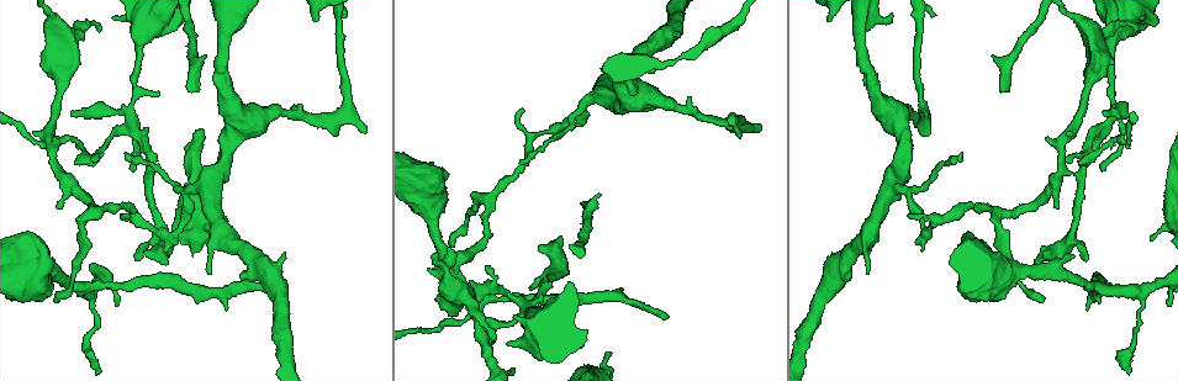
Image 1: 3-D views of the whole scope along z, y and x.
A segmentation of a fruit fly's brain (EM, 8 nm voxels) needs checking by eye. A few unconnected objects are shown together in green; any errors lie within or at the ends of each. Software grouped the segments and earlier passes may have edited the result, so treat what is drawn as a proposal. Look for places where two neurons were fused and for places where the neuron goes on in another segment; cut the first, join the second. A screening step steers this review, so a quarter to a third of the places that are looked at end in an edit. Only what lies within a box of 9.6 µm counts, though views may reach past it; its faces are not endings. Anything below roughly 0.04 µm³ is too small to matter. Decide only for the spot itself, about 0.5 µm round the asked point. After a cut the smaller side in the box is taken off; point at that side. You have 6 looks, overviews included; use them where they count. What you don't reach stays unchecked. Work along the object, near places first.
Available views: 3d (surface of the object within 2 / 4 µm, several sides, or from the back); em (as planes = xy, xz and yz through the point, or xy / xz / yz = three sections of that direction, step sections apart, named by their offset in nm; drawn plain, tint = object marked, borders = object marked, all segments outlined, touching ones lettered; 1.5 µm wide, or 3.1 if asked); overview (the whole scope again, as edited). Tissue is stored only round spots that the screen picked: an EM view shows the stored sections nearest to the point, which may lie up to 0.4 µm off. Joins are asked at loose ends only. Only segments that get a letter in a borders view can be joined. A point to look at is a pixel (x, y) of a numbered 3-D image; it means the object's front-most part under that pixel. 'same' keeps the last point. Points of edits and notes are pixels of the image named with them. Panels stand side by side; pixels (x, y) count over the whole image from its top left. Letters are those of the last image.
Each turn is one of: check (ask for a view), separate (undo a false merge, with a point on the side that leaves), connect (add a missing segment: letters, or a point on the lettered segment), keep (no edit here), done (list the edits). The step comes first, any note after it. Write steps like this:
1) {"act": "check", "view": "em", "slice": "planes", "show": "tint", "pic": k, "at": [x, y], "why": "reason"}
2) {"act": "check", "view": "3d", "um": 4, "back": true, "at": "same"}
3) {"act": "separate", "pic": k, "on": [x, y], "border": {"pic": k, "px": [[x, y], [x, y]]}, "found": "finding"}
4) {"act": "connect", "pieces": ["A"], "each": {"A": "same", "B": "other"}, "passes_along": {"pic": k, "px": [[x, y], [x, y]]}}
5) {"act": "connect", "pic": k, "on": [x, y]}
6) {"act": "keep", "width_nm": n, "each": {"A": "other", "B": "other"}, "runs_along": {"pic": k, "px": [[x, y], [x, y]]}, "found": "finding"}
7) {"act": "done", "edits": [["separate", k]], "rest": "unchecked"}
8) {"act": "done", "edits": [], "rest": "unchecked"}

{"act": "check", "view": "em", "slice": "planes", "show": "tint", "pic": 1, "at": [1151, 237], "why": "thin end"}

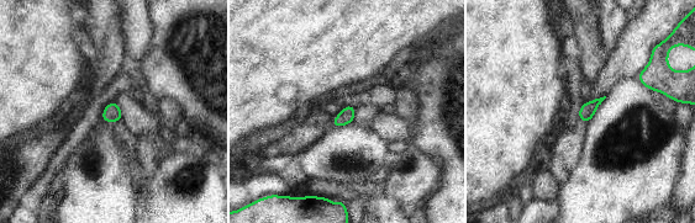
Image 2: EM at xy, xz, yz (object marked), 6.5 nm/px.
{"act": "check", "view": "em", "slice": "planes", "show": "borders", "at": "same", "why": "what lies round it"}

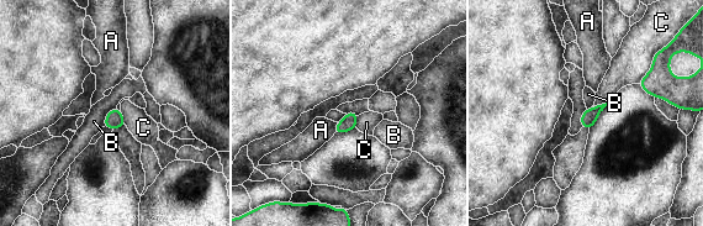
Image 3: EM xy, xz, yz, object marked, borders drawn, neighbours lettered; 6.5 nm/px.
{"act": "keep", "longest_contact_nm": ["C", 180], "each": {"A": "other", "B": "other", "C": "other"}, "border": {"pic": 3, "px": [[653, 61], [651, 68], [638, 83]]}, "found": "no lettered segment goes on from it"}

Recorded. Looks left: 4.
{"act": "check", "view": "em", "slice": "planes", "show": "plain", "pic": 1, "at": [667, 317], "why": "thin end"}

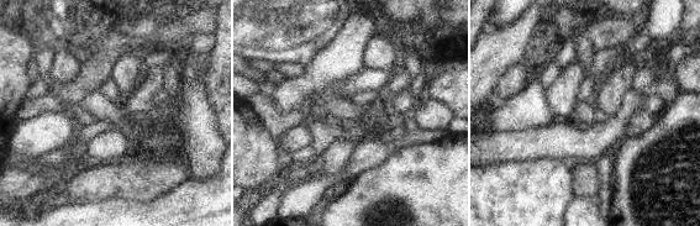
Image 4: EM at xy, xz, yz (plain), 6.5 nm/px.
{"act": "check", "view": "em", "slice": "planes", "show": "borders", "at": "same", "why": "see the neighbours"}

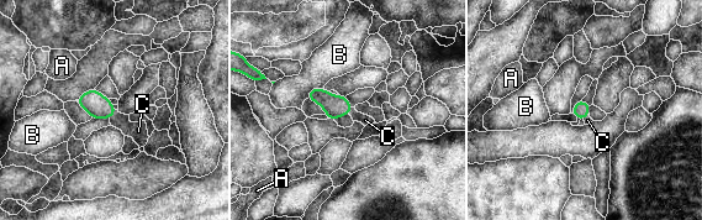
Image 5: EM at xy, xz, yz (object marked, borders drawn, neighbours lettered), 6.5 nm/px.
{"act": "connect", "pieces": ["C"], "each": {"A": "other", "B": "other", "C": "same"}, "found": "the neuron continues"}

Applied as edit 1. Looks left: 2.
{"act": "check", "view": "overview", "why": "see it whole again"}

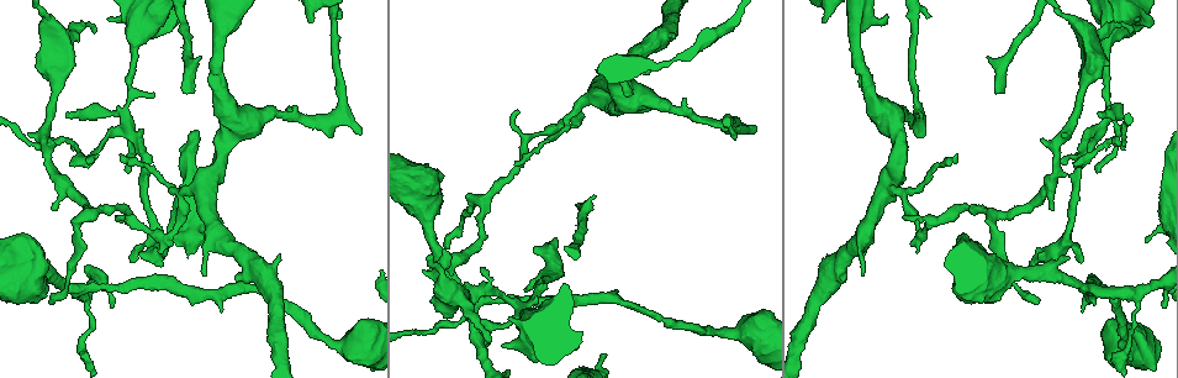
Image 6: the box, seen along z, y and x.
{"act": "check", "view": "em", "slice": "yz", "step": 4, "show": "borders", "pic": 6, "at": [555, 242], "why": "an open end"}

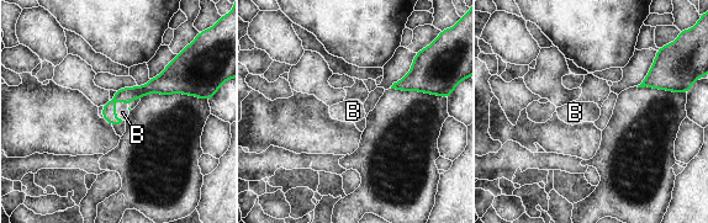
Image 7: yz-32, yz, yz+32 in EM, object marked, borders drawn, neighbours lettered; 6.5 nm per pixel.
{"act": "connect", "pieces": ["B"], "longest_contact_nm": ["B", 160], "each": {"B": "same"}, "found": "it goes on there"}

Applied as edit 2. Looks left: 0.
{"act": "done", "edits": [["connect", 5], ["connect", 7]], "rest": "unchecked"}

